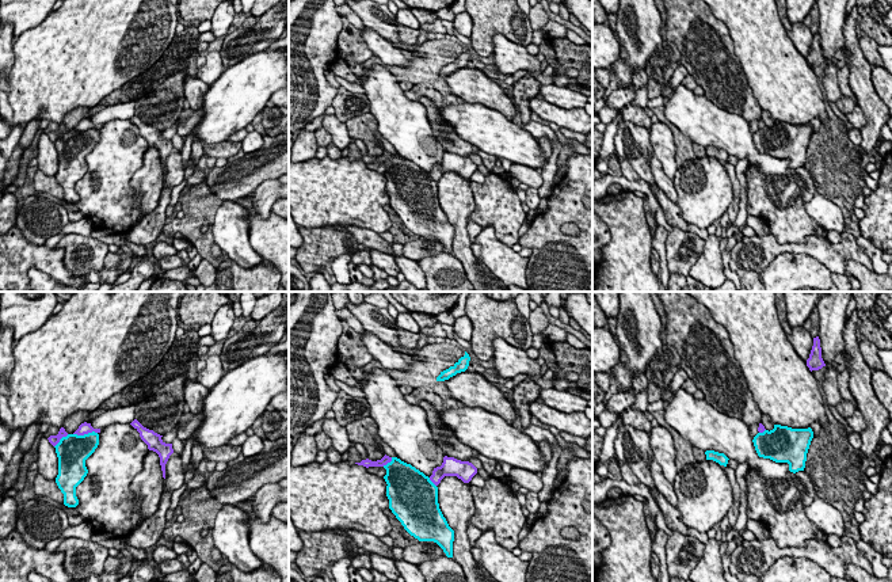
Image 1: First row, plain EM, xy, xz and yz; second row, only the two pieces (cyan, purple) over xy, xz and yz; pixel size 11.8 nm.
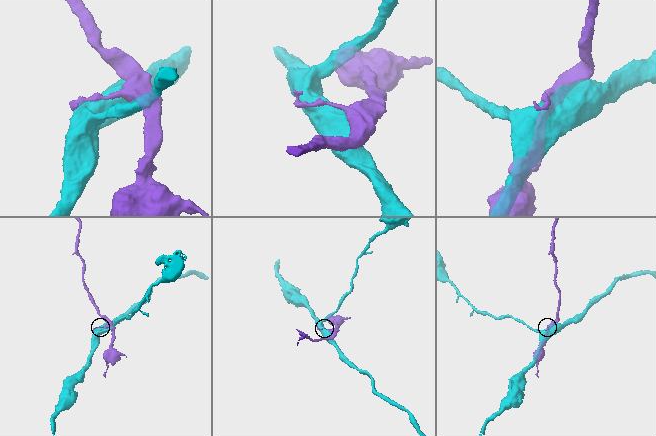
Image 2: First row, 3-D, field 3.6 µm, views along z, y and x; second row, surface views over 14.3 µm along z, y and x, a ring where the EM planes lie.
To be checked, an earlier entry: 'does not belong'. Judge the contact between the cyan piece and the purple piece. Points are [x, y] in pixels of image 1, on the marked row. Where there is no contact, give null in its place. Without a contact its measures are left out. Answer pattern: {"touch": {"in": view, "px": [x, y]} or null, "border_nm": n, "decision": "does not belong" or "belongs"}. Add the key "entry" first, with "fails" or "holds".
{"entry": "holds", "touch": {"in": "xy", "px": [84, 434]}, "border_nm": 280, "decision": "does not belong"}

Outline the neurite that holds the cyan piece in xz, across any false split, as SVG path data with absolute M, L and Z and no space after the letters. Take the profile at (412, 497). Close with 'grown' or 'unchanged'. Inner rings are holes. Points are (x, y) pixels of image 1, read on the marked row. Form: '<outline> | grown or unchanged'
M392 457L384 468L389 509L404 529L419 541L437 543L447 558L453 558L454 530L439 509L438 487L397 457Z | unchanged

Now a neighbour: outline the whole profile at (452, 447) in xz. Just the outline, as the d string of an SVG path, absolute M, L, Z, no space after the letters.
M422 400L419 406L427 414L427 422L431 429L432 437L438 446L442 449L443 456L454 457L461 461L470 461L474 450L462 444L455 434L441 421L439 408Z

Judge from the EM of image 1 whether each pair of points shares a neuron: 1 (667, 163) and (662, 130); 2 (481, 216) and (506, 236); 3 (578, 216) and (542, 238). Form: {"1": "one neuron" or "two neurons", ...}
{"1": "one neuron", "2": "one neuron", "3": "one neuron"}

